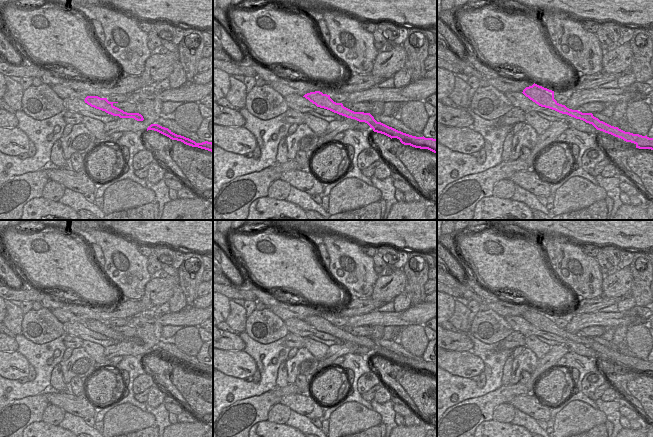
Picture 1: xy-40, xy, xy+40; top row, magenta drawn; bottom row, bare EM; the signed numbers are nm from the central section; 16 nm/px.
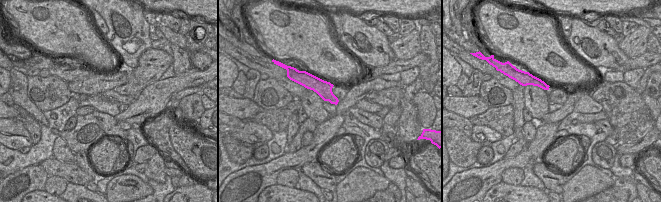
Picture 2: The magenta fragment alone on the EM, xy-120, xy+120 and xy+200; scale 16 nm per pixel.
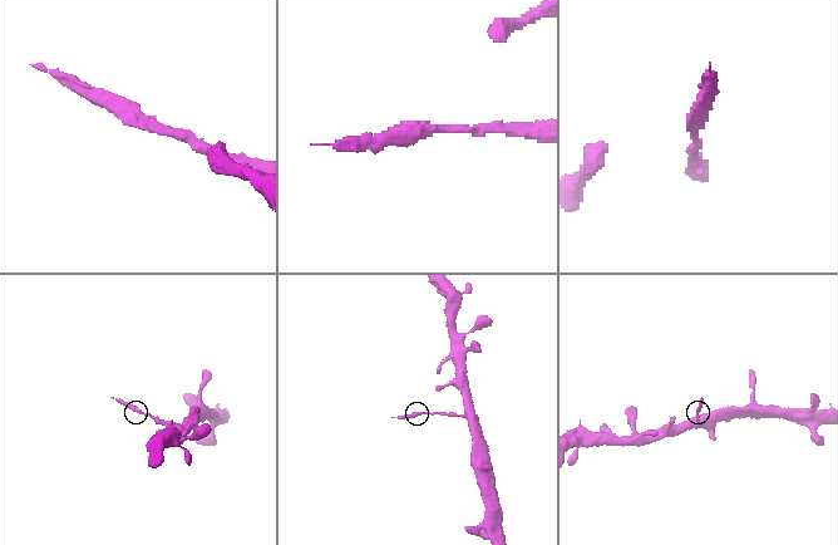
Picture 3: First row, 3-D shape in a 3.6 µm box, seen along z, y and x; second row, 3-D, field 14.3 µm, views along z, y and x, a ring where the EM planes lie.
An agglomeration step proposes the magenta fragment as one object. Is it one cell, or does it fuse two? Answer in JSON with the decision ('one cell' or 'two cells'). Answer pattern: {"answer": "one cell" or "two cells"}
{"answer": "two cells"}

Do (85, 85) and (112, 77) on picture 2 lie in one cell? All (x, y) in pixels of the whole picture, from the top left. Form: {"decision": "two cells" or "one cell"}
{"decision": "one cell"}

